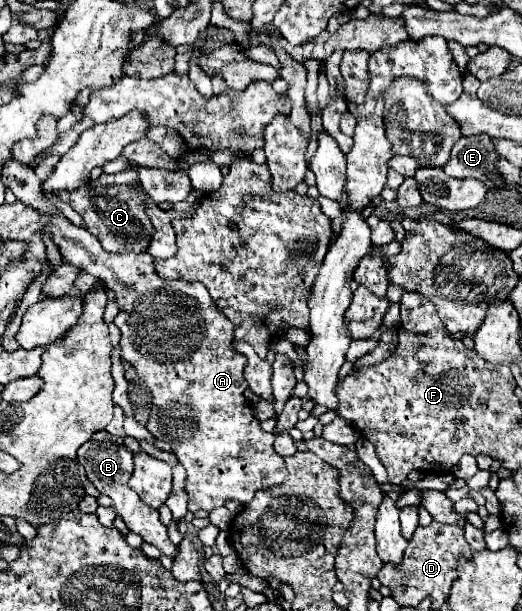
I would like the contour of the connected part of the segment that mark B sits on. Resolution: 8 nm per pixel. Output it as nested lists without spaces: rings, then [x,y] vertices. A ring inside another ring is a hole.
[[[114,436],[112,446],[92,448],[92,446],[86,444],[86,446],[82,446],[78,450],[78,460],[86,468],[88,480],[100,490],[100,494],[106,494],[106,496],[112,498],[114,508],[116,508],[118,516],[124,520],[124,524],[128,526],[128,530],[138,534],[144,542],[154,544],[162,554],[176,556],[176,546],[170,542],[170,538],[166,534],[166,526],[158,520],[158,510],[154,510],[148,504],[144,504],[140,500],[140,496],[132,488],[128,488],[128,478],[130,478],[132,468],[134,468],[134,460],[132,458],[134,458],[132,452],[124,446],[124,438],[120,438],[120,436]]]

